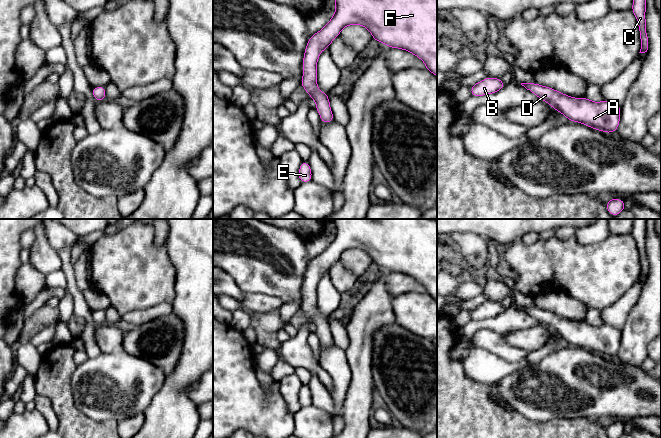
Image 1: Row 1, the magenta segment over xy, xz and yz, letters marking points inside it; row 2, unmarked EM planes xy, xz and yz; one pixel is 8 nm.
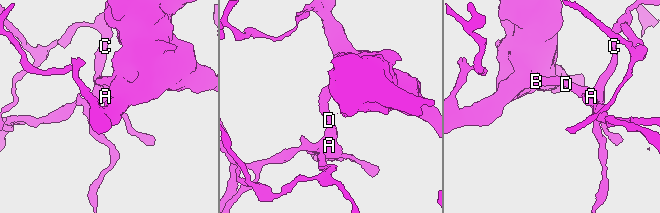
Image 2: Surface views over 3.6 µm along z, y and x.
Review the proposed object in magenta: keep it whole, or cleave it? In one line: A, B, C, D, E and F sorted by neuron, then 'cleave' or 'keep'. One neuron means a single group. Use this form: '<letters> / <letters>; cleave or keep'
A B C D E F; keep

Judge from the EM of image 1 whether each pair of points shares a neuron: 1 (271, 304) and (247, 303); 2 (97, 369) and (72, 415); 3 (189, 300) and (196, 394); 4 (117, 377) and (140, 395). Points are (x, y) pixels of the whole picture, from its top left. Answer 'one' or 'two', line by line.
1: one
2: two
3: two
4: one

